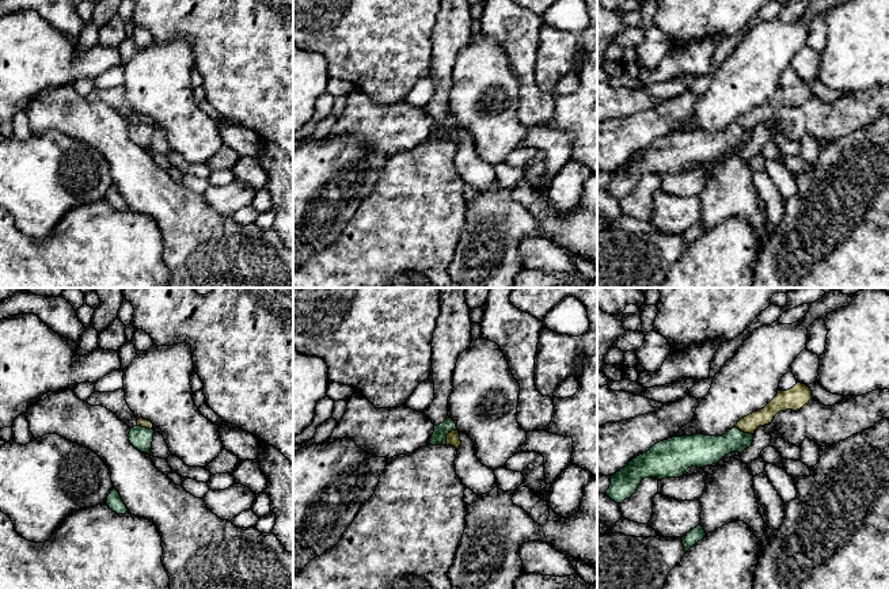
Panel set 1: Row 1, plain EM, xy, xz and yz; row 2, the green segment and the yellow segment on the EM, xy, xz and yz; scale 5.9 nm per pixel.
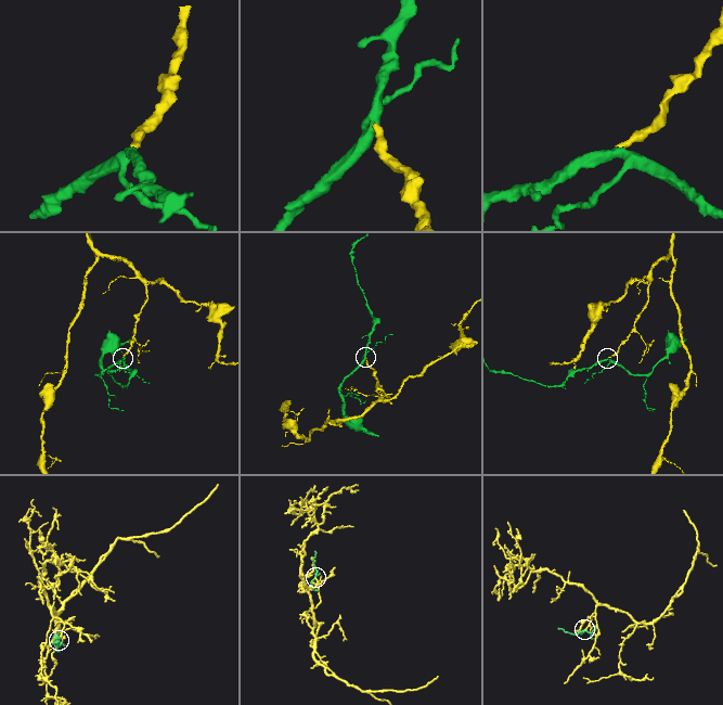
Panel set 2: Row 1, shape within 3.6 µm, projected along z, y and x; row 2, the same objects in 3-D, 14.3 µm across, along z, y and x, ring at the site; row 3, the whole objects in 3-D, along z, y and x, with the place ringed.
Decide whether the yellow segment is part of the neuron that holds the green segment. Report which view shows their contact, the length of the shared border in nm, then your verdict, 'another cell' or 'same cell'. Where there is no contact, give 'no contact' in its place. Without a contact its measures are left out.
contact in xz; length 110 nm; another cell

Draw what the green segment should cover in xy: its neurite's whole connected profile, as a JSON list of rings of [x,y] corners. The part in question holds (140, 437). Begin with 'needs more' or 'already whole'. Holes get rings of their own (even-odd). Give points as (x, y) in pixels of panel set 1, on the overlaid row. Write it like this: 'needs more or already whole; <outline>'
already whole; [[[134,426],[130,429],[128,437],[130,444],[141,451],[143,453],[151,453],[152,441],[153,441],[153,429],[147,429],[141,426]]]

